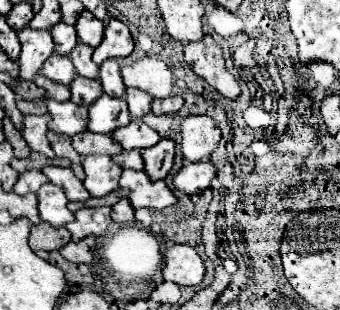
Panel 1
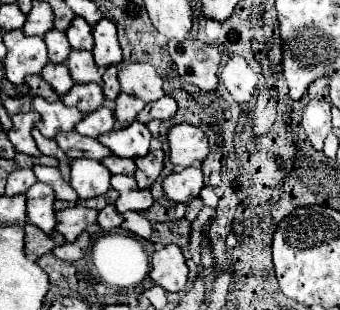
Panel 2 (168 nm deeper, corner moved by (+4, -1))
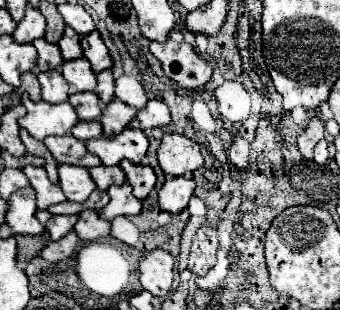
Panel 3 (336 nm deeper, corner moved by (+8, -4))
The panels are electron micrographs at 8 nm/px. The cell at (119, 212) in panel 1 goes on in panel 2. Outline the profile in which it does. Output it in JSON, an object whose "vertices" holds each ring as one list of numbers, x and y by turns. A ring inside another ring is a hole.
{"vertices":[[108,204,104,210,100,210,100,214,98,214,98,224,100,224,100,228,102,230,114,230,114,228,118,228,120,224,122,224,122,214,116,210,116,206,114,204]]}

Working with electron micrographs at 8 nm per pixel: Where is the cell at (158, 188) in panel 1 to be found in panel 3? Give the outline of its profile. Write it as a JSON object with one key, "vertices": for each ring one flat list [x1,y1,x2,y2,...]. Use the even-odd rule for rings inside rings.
{"vertices":[[128,183,120,187,112,185,112,189,108,189,108,195,110,195,110,203,98,213,102,219,112,221,118,215,126,215,126,217,138,215,142,209,142,201,132,195,132,187]]}

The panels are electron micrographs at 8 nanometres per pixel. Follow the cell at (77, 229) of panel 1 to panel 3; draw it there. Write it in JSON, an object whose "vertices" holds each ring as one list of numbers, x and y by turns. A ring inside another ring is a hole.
{"vertices":[[38,211,36,217,46,227,52,241,62,239,68,231,72,231,74,223,78,221,78,215,50,215,48,211]]}

